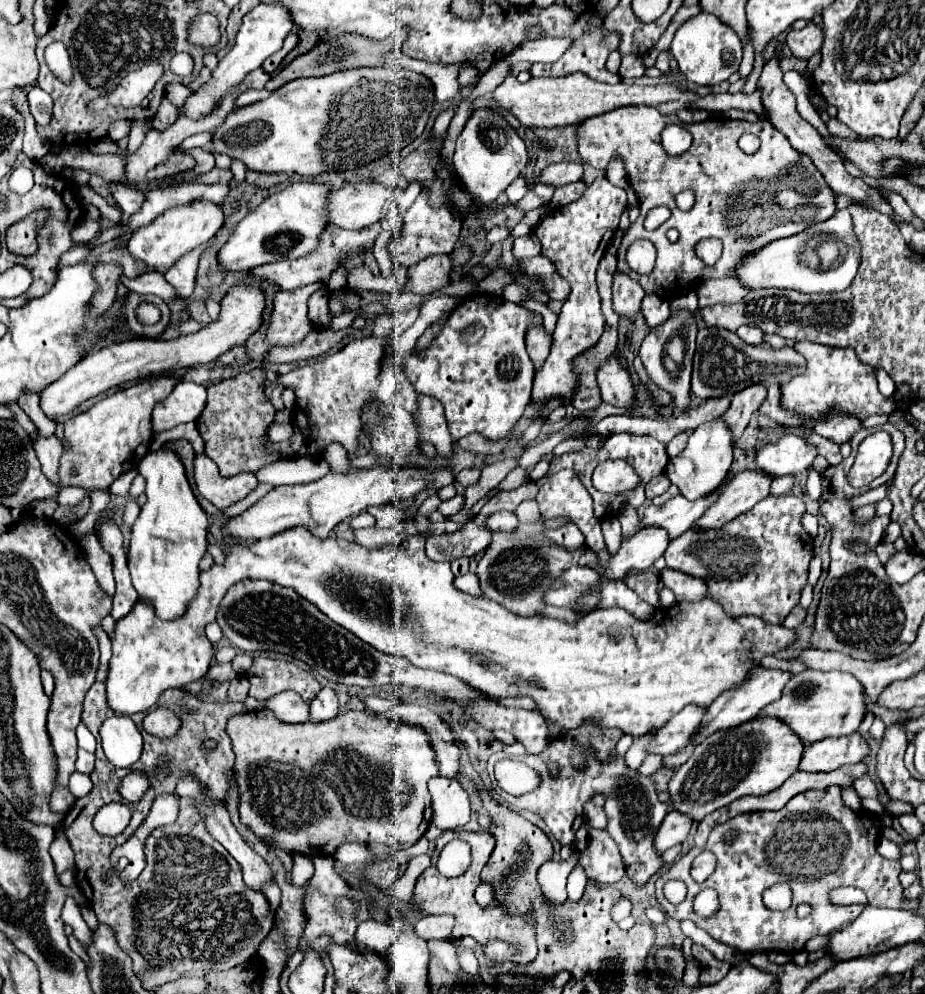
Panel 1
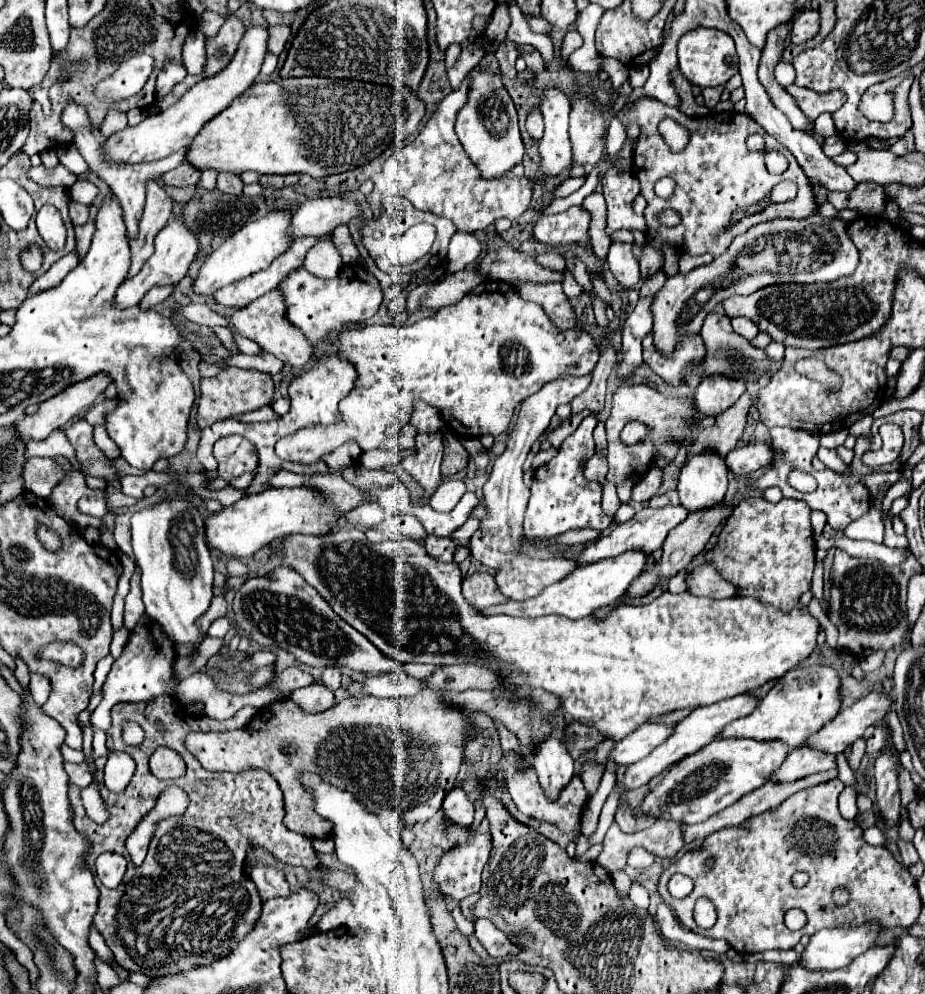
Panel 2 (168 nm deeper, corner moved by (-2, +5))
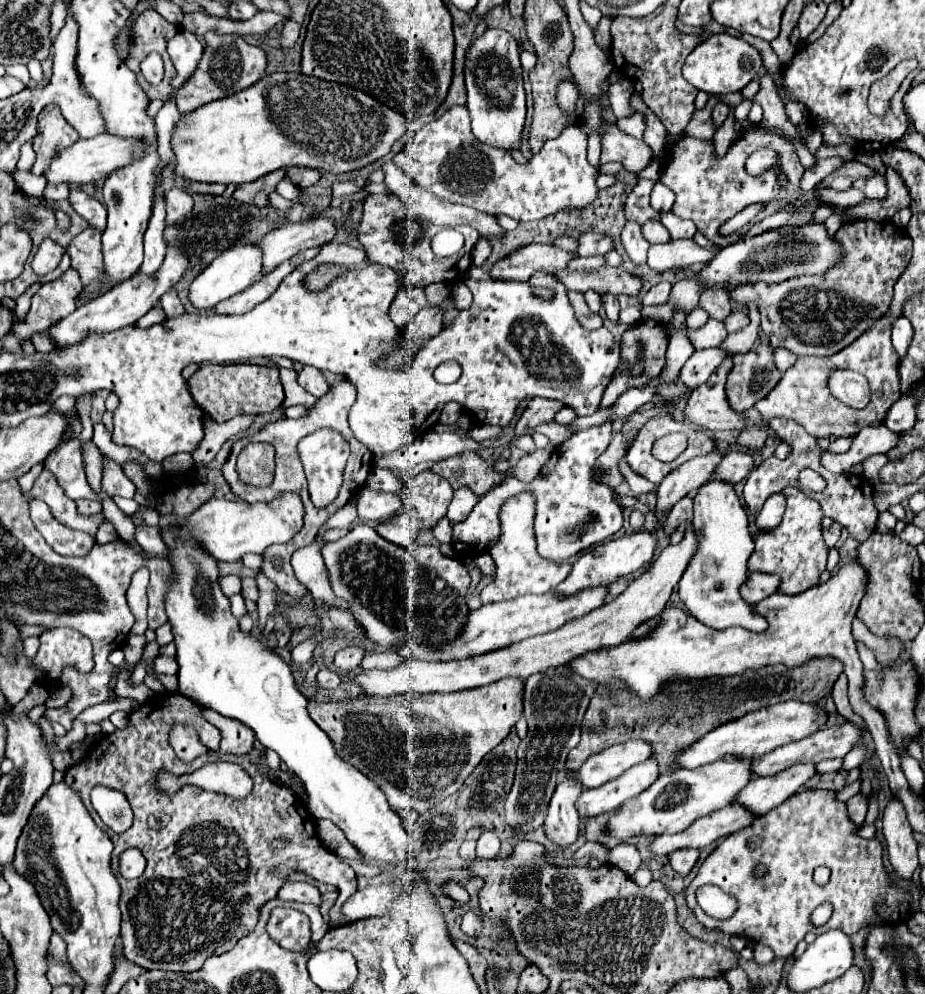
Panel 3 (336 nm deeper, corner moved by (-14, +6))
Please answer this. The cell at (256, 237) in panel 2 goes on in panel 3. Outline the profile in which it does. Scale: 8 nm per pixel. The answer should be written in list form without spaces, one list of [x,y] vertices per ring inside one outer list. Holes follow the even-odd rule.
[[[247,244],[247,246],[235,246],[231,250],[225,250],[221,256],[217,256],[189,286],[189,302],[197,310],[207,310],[215,308],[219,302],[231,298],[237,292],[243,292],[249,288],[261,270],[261,256],[257,244]]]

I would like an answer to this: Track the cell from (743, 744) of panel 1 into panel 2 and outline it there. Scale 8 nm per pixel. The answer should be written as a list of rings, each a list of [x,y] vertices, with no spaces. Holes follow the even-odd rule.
[[[747,737],[715,739],[697,753],[681,759],[663,777],[661,785],[649,791],[643,799],[643,813],[653,813],[659,819],[681,821],[683,825],[703,823],[711,815],[739,801],[743,795],[759,789],[783,765],[789,755],[789,745],[771,739],[757,741]]]

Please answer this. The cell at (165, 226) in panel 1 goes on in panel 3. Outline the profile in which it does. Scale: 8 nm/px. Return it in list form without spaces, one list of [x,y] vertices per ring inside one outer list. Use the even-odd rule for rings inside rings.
[[[169,248],[167,258],[163,262],[163,270],[159,270],[159,278],[143,278],[143,274],[137,274],[133,278],[123,280],[113,290],[99,296],[95,302],[81,306],[73,314],[69,314],[67,318],[59,320],[55,326],[51,326],[47,330],[47,336],[53,344],[65,348],[65,346],[75,346],[75,344],[83,342],[91,334],[107,334],[107,332],[113,332],[113,330],[119,330],[119,328],[125,328],[125,326],[133,326],[143,314],[147,314],[147,310],[157,306],[159,298],[171,286],[175,286],[177,280],[181,280],[185,270],[187,270],[187,258],[183,258],[177,250]]]

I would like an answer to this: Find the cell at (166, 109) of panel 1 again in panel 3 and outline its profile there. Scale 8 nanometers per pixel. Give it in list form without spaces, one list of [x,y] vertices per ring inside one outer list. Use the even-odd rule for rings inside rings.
[[[207,32],[205,40],[207,40],[207,48],[203,52],[203,58],[201,58],[195,74],[175,92],[175,102],[177,102],[177,108],[181,114],[189,114],[195,108],[205,106],[207,102],[233,96],[241,90],[245,90],[247,86],[253,86],[255,82],[259,82],[259,78],[265,76],[267,58],[259,46],[247,44],[237,34],[219,36],[215,32]]]

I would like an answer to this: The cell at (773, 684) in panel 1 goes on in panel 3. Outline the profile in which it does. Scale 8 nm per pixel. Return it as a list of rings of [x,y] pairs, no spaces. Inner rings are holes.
[[[649,758],[647,762],[631,766],[631,770],[627,770],[619,778],[599,788],[583,790],[575,802],[575,808],[581,818],[591,820],[599,814],[615,810],[627,798],[641,794],[647,786],[651,786],[651,782],[655,782],[657,776],[659,776],[659,766],[653,758]]]

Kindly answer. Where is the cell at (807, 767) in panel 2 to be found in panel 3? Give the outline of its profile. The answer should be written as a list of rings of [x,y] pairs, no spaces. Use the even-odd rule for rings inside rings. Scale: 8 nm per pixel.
[[[793,766],[783,774],[771,778],[753,778],[731,804],[739,804],[747,808],[755,818],[765,816],[769,810],[777,808],[789,796],[797,792],[797,788],[805,786],[805,782],[815,776],[815,766]]]

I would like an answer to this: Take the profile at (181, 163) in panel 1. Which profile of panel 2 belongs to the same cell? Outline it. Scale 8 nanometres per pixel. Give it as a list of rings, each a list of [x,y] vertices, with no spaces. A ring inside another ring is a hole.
[[[185,161],[179,167],[175,167],[173,171],[167,171],[165,175],[161,175],[161,179],[165,185],[175,185],[175,187],[195,185],[199,181],[199,169]]]

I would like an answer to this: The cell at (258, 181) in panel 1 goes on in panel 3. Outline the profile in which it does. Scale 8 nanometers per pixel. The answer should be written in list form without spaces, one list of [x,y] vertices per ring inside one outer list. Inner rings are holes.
[[[295,166],[295,168],[289,170],[287,178],[289,178],[295,186],[299,186],[299,188],[305,190],[305,188],[313,186],[313,184],[321,178],[321,172],[319,172],[319,170],[313,170],[313,168],[305,168],[305,166]]]

